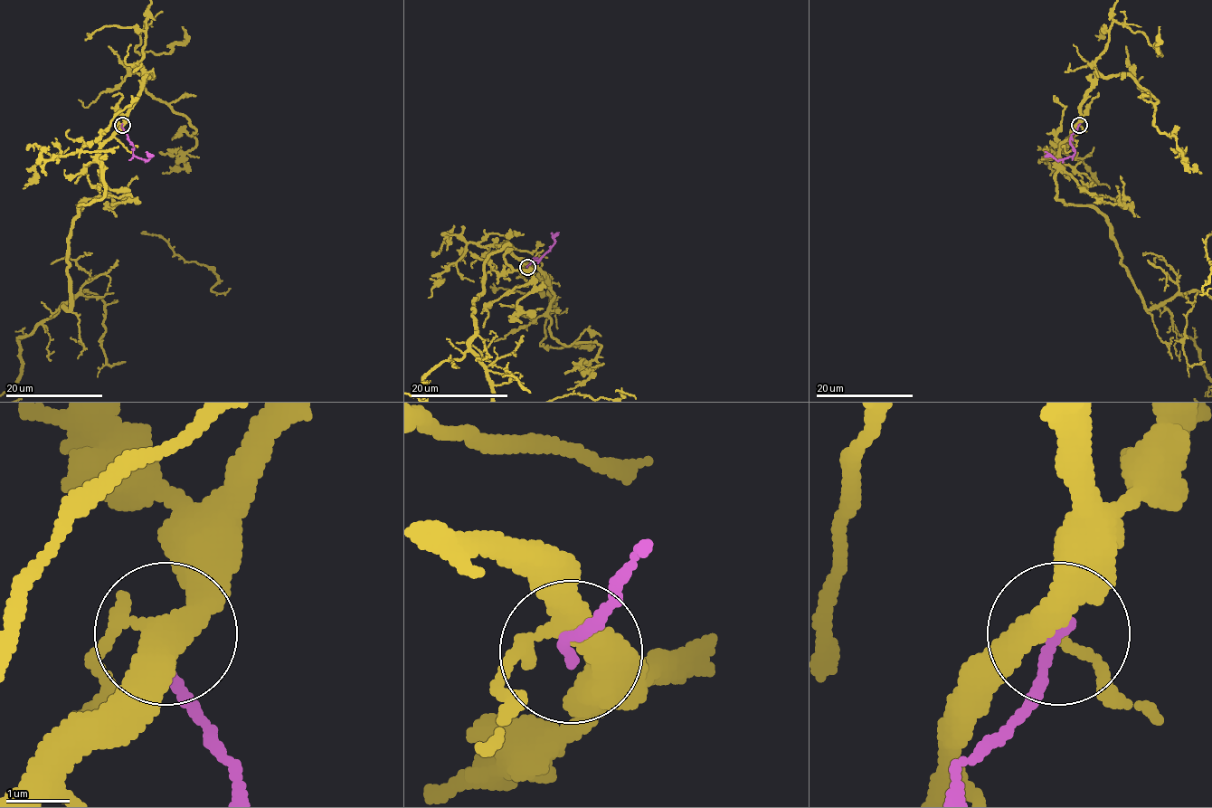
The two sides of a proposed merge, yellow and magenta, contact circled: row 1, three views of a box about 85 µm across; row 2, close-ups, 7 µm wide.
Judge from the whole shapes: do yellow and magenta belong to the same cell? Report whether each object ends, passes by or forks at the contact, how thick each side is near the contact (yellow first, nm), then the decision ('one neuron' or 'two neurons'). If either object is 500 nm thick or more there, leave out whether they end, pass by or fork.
yellow forks there; magenta ends there; 380 nm thick on the yellow side, 160 nm on the other; two neurons

